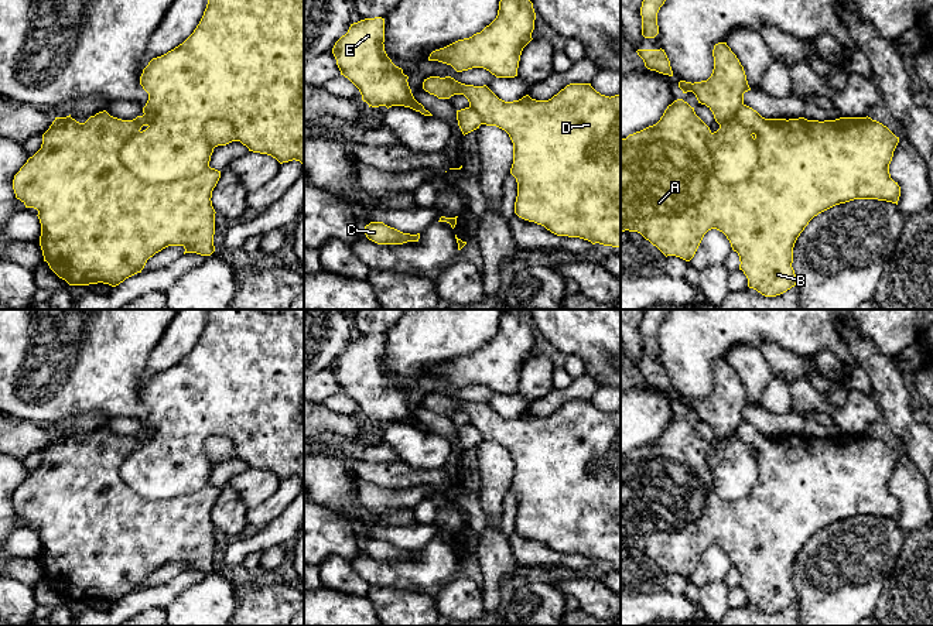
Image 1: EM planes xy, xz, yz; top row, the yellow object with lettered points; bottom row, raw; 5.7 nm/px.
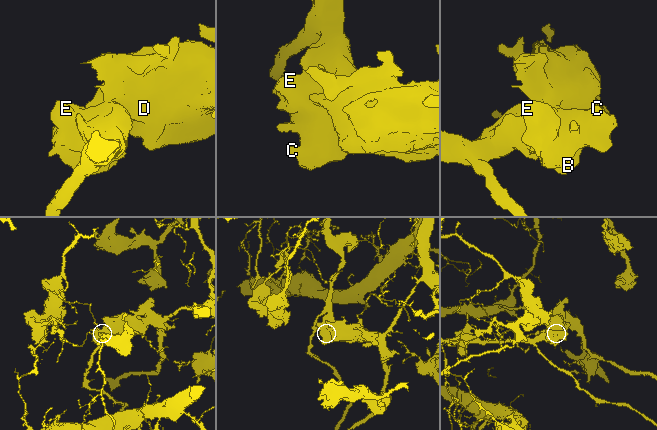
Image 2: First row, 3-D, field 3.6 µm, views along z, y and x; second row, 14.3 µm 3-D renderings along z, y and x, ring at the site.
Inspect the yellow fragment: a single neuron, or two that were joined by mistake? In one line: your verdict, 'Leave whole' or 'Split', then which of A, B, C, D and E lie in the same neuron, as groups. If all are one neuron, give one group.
Split. Groups: A B C E / D

